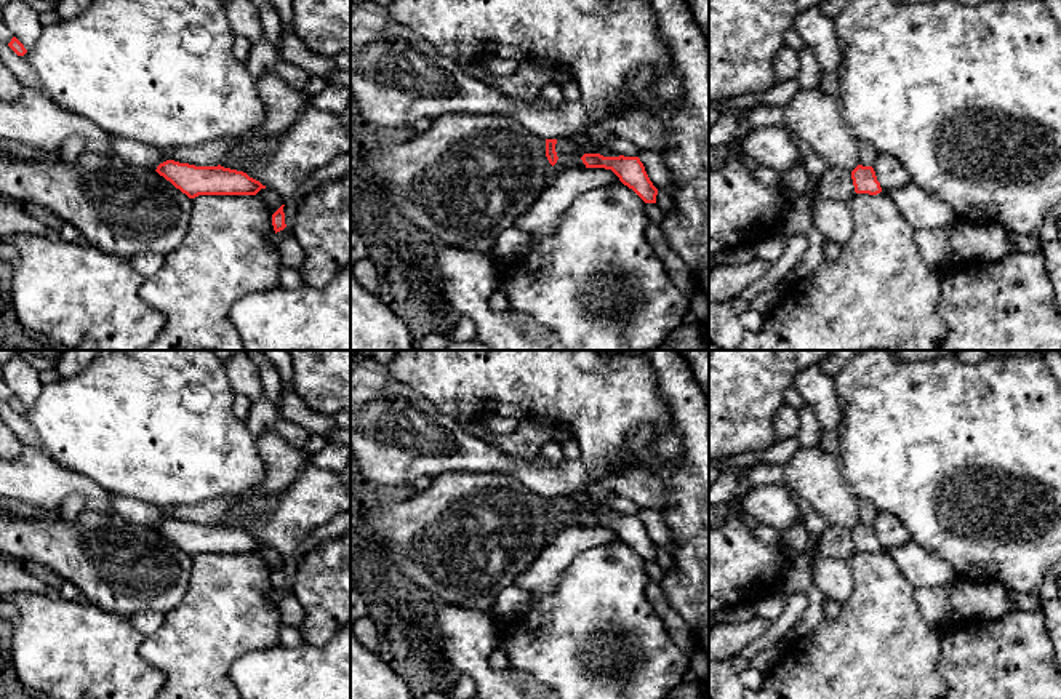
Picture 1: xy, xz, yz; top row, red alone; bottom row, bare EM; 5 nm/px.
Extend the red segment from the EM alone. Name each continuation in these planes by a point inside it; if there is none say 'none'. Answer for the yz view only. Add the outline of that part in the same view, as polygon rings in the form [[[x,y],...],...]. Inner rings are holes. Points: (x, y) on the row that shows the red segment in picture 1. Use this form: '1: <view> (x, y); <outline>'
none

